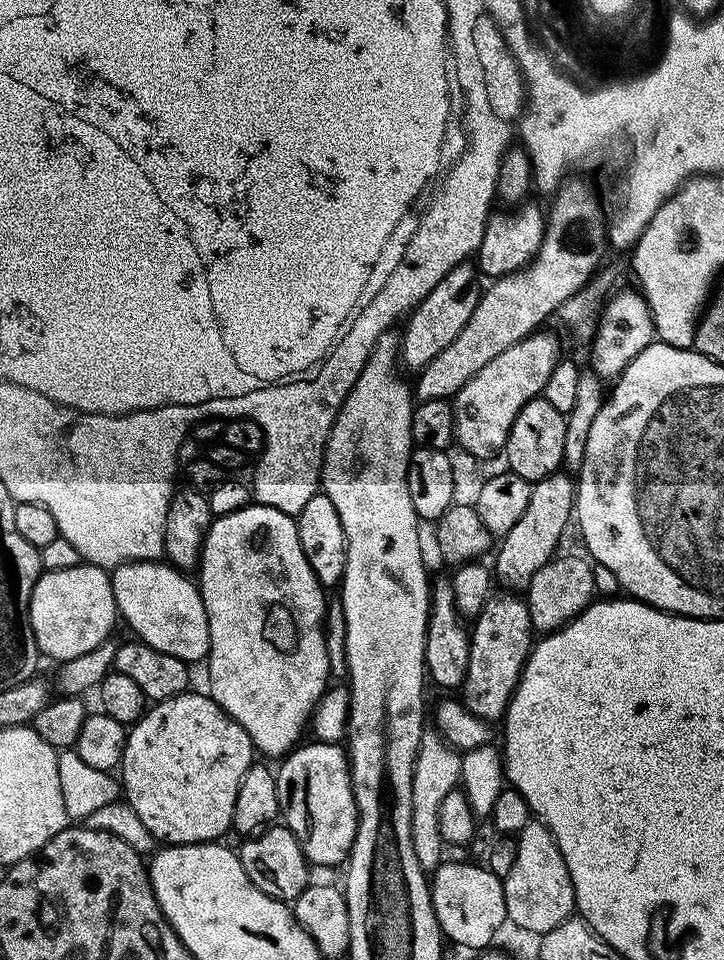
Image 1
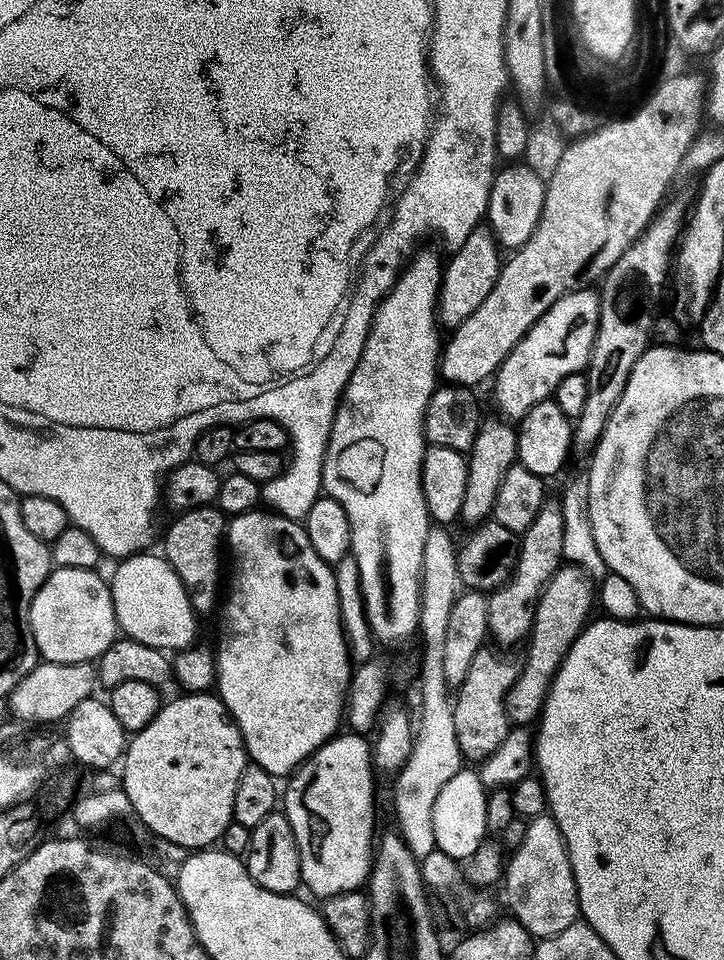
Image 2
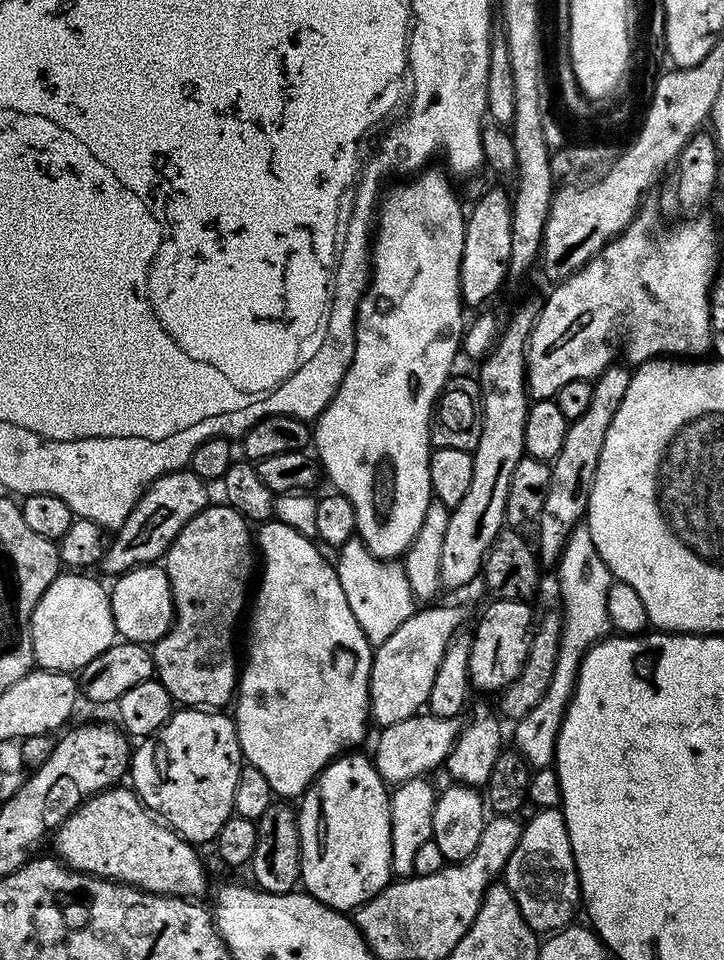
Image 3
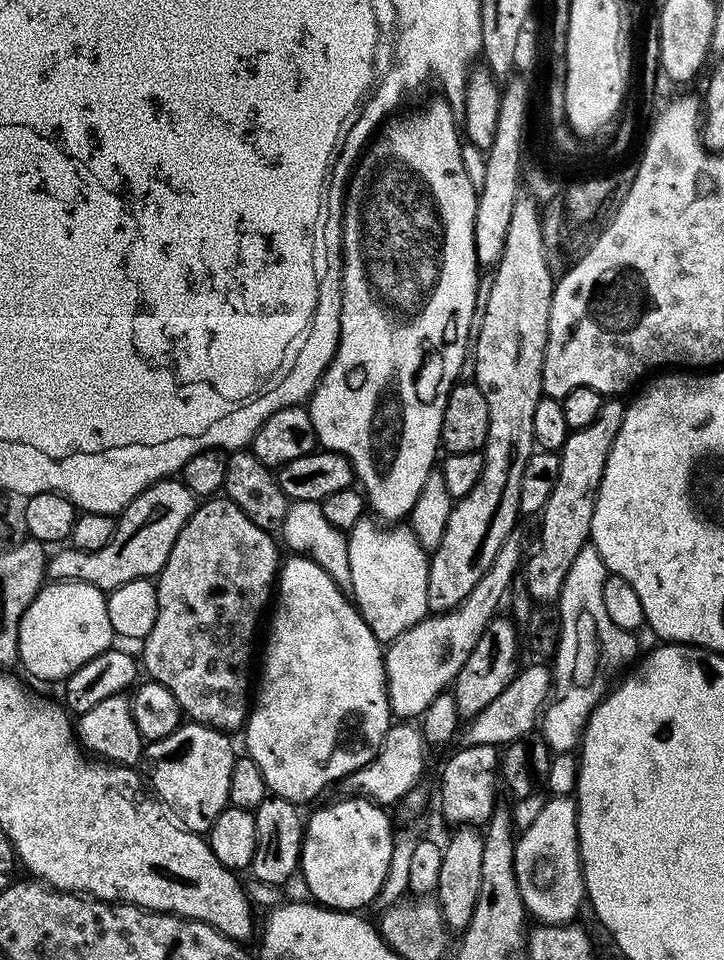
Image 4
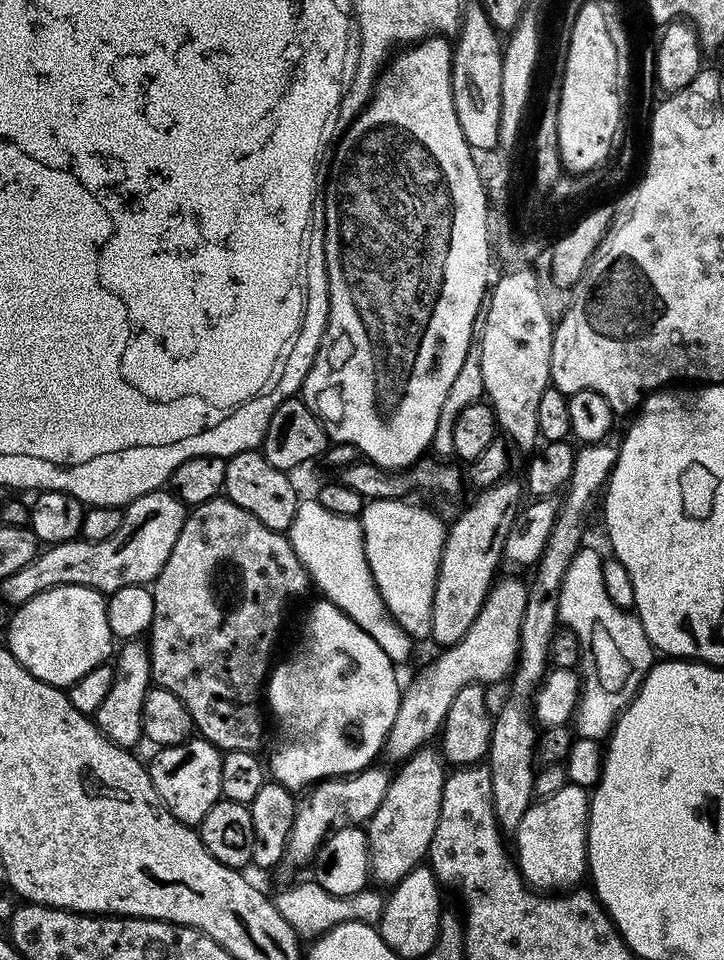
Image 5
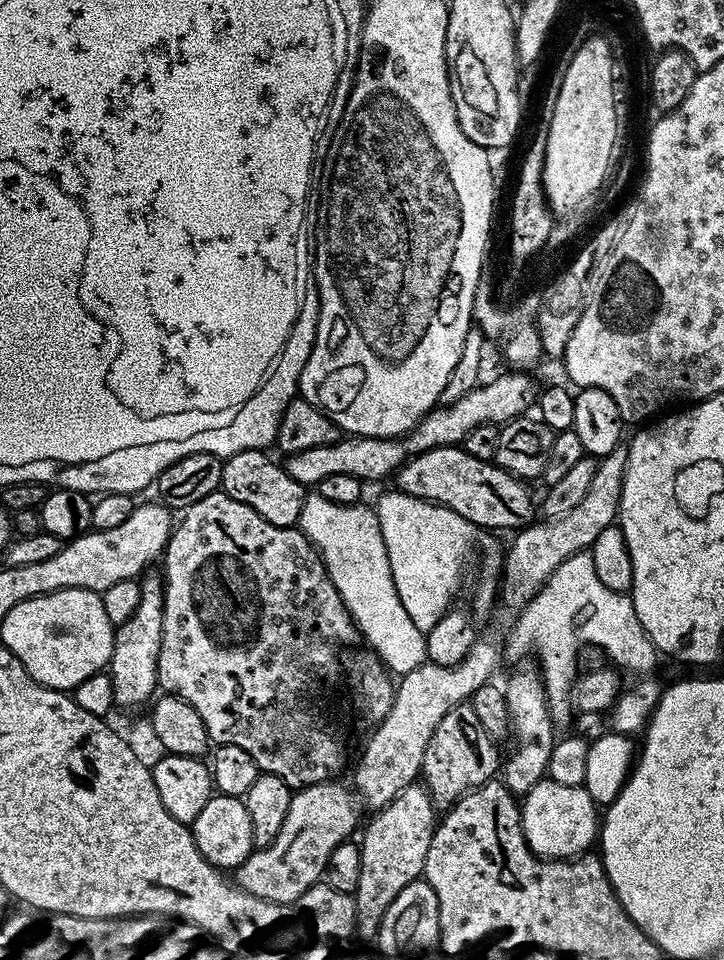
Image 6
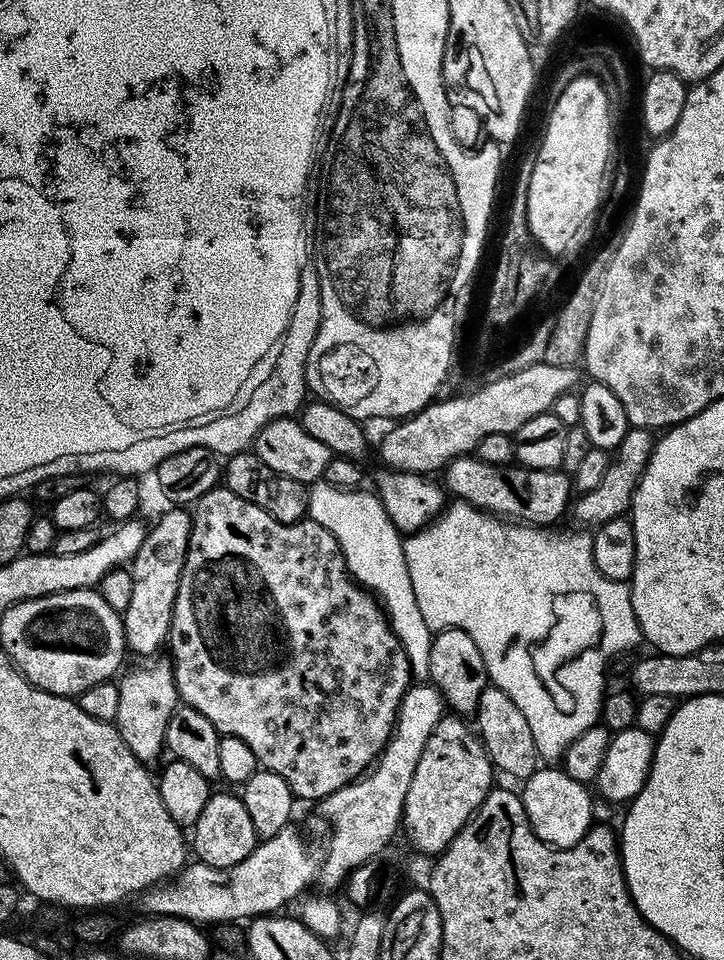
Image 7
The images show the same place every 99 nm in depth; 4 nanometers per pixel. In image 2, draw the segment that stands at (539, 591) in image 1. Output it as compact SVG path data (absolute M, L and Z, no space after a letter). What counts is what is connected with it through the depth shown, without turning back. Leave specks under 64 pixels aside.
M562 564L544 587L536 602L534 622L526 641L528 650L524 664L522 660L514 686L507 691L504 699L504 709L511 725L527 727L531 725L530 722L535 723L539 719L549 686L560 664L591 617L590 610L596 602L596 588L592 584L592 578L580 567Z

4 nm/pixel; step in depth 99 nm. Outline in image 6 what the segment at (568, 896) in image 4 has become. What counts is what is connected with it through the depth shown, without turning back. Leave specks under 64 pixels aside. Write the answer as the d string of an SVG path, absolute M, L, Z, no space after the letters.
M549 778L538 781L537 784L522 797L522 803L520 804L520 821L522 822L522 830L524 831L526 842L530 846L530 850L535 856L543 856L546 860L566 860L575 858L581 854L587 853L589 849L591 849L588 847L590 847L591 844L593 847L598 840L598 805L591 800L590 794L587 793L587 790L583 786L562 786L561 783Z

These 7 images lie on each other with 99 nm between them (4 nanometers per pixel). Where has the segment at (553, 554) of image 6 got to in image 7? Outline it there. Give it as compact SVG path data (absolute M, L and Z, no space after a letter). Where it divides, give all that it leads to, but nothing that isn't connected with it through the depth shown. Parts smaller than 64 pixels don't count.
M629 427L626 438L622 438L620 445L614 449L614 455L609 459L608 469L602 482L598 482L598 486L594 486L594 490L575 497L570 512L571 515L576 515L576 520L580 523L577 525L599 526L610 522L611 519L623 517L631 509L634 490L646 470L653 443L653 429Z

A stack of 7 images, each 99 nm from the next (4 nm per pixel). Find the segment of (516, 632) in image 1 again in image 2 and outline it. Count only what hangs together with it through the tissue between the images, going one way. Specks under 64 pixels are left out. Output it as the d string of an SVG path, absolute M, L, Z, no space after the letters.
M482 647L478 650L478 654L474 654L474 662L470 662L470 671L466 673L466 678L462 678L462 682L454 692L454 703L452 705L454 730L457 731L458 750L465 761L476 760L475 762L483 762L487 756L494 754L494 750L498 750L498 746L502 746L502 742L506 742L510 731L510 723L504 709L504 699L507 691L514 686L518 673L518 664L517 661L515 664L510 657L495 652L495 650L500 650L491 647Z

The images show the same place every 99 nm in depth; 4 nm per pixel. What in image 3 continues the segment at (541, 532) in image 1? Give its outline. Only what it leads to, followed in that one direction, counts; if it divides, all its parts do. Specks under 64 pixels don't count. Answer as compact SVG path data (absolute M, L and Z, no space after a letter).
M496 598L493 604L485 606L476 629L470 632L472 646L468 683L475 691L477 688L480 692L499 693L522 674L534 631L531 607L531 603L509 598Z

